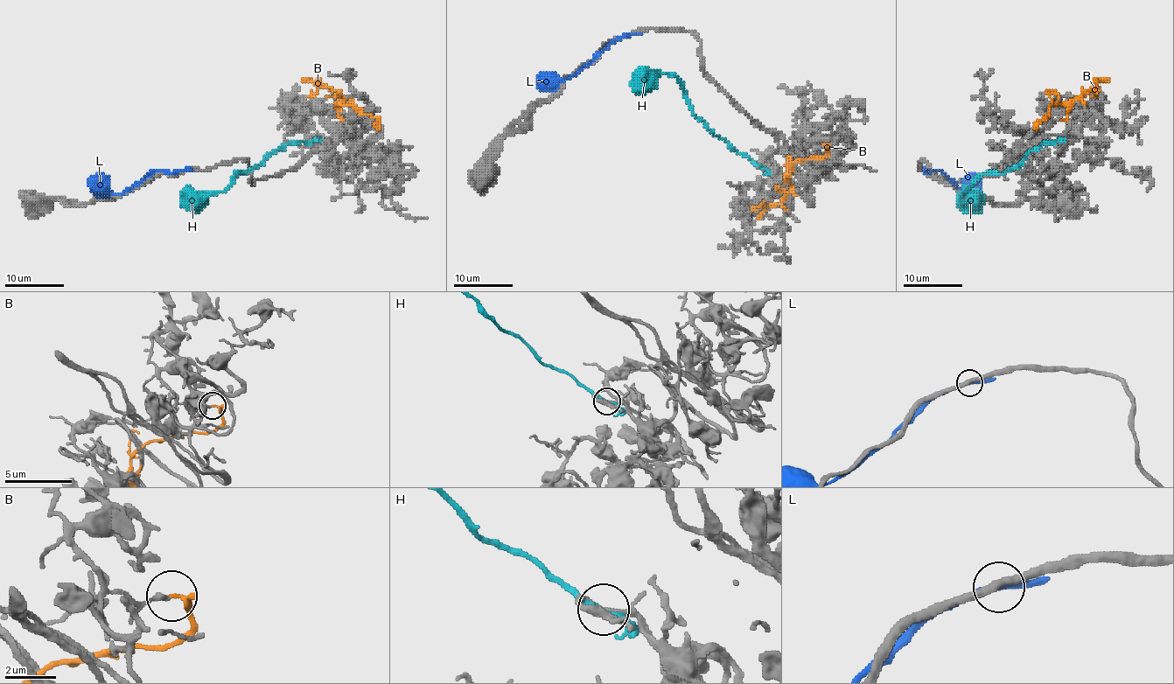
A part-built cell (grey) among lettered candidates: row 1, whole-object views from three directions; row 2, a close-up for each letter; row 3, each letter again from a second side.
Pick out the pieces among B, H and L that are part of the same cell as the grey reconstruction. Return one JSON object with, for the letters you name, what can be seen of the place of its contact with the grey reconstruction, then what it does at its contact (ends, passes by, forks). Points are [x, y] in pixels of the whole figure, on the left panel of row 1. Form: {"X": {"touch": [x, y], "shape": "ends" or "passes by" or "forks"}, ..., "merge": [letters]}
{"merge": []}

